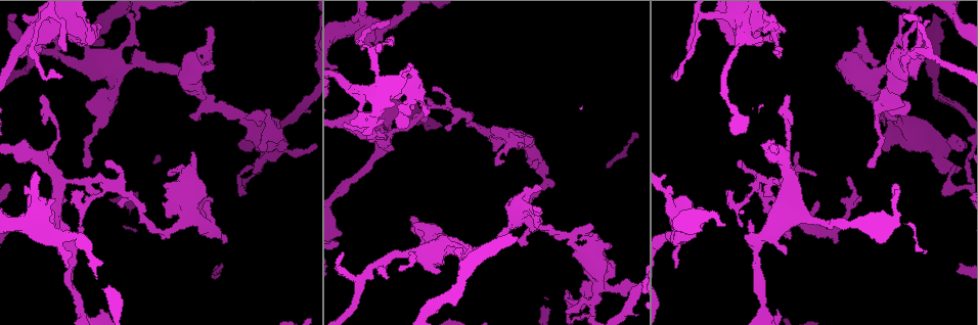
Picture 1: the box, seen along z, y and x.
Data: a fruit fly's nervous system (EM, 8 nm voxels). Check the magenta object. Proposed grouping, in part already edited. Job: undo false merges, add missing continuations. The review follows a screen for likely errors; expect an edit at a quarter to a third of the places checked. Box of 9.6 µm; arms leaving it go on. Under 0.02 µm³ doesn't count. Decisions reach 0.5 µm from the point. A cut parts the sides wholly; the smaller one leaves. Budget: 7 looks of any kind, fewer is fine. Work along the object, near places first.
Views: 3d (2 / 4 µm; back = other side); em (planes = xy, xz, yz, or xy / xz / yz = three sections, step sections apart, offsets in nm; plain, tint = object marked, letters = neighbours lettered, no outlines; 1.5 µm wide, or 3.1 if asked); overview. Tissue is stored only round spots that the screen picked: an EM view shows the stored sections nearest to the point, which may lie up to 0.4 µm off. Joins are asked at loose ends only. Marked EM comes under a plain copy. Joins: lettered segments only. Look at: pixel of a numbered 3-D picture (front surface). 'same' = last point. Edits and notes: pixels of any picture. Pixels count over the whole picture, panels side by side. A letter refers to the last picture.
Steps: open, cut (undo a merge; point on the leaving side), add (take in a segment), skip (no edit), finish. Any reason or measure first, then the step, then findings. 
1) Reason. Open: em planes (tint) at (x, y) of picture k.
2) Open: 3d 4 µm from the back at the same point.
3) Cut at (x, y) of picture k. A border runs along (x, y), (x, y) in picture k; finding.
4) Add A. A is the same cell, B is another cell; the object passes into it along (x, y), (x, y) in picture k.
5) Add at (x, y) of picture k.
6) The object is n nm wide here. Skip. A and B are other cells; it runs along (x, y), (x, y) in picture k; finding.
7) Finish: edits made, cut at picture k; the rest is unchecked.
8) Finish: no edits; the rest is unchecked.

Stops while still wide. Open: em xy step 4 (letters) at (704, 208) of picture 1.

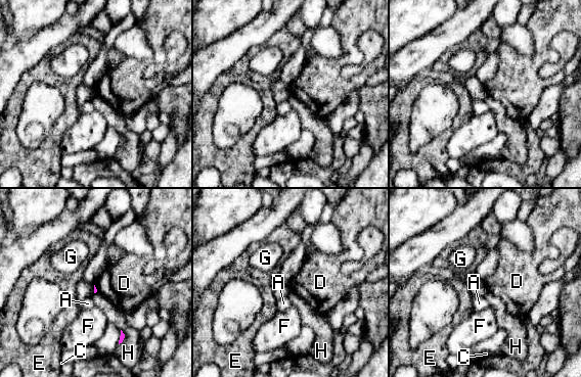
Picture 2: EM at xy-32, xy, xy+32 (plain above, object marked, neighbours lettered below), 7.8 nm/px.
Cut it another way. Open: em planes (letters) at the same point.

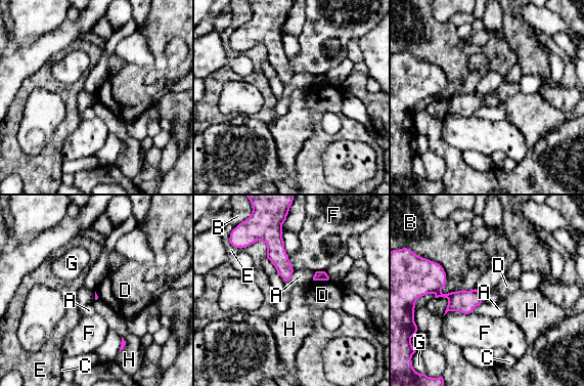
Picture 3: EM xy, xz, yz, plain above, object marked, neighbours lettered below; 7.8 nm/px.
The longest contact is with B, 260 nm. Skip. A, B, C, D, E, F, G and H are other cells; a border runs along (328, 279), (313, 281) in picture 3; none of them fits.

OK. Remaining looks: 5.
Sharp bend. Open: 3d 4 µm at (105, 184) of picture 1.

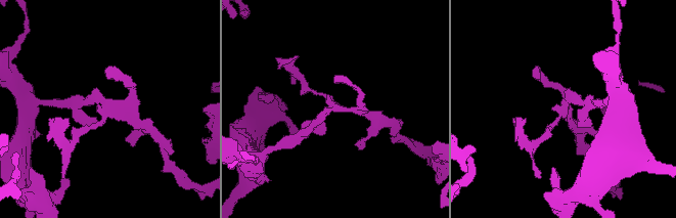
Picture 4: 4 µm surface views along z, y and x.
Need the tissue. Open: em xy step 8 (tint) at (108, 102) of picture 4.

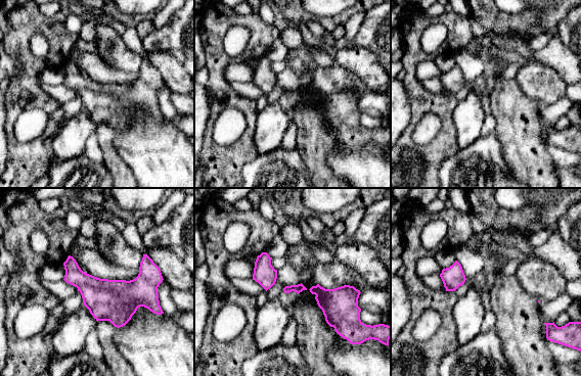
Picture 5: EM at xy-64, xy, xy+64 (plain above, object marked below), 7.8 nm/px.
Open: em xz step 8 (letters) at the same point.

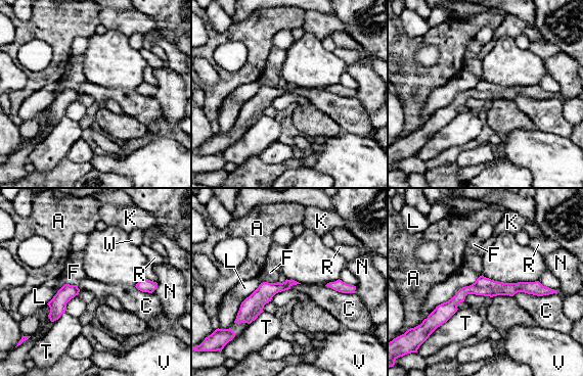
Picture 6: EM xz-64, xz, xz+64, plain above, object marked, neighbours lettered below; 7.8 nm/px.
Skip. A, C, F, K, L, N, R, T, V and W are other cells; a border runs along (556, 292), (512, 295) in picture 6; one cell here.

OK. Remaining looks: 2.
An open end. Open: em planes (tint) at (551, 184) of picture 1.

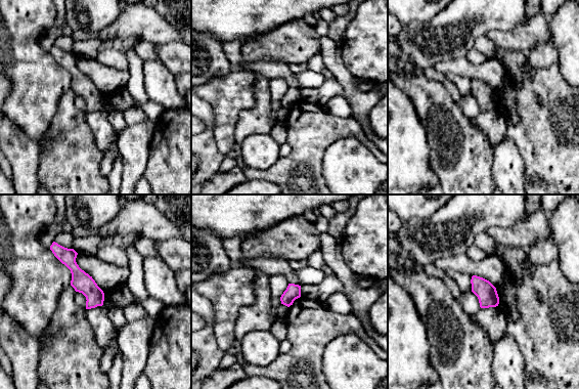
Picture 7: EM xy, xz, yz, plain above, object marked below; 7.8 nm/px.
Open: em planes (letters) at the same point.

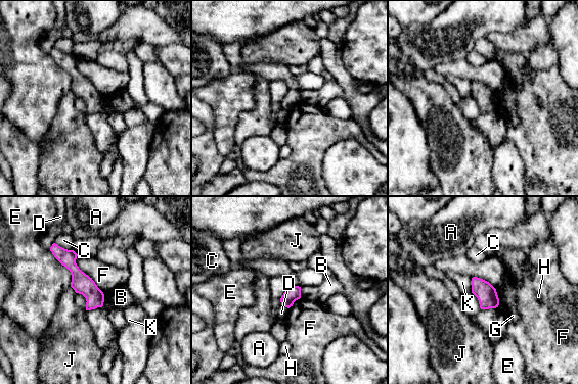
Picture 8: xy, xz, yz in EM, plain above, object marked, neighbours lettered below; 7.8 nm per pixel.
Skip. A, B, C, D, E, F, G, H, J and K are other cells; a border runs along (77, 254), (76, 265), (103, 294) in picture 8; no lettered segment goes on from it.

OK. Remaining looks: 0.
Finish: no edits; the rest is unchecked.

